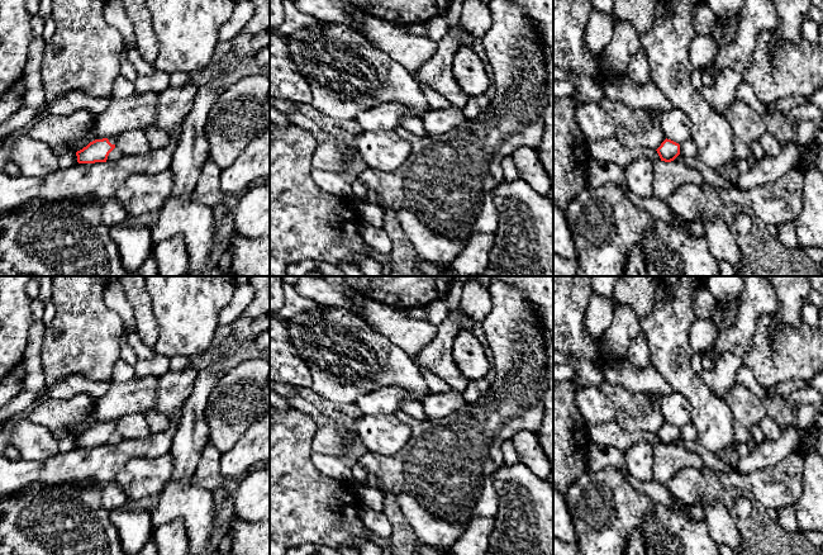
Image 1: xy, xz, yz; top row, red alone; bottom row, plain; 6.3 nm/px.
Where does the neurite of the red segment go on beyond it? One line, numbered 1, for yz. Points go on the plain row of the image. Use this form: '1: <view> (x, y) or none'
1: none

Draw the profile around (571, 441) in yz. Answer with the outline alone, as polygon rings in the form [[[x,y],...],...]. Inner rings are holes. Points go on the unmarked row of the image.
[[[553,380],[553,489],[566,493],[587,473],[587,423],[576,405],[572,380]]]

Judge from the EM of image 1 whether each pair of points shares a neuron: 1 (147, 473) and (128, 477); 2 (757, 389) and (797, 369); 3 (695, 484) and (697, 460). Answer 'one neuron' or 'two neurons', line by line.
1: one neuron
2: two neurons
3: two neurons

